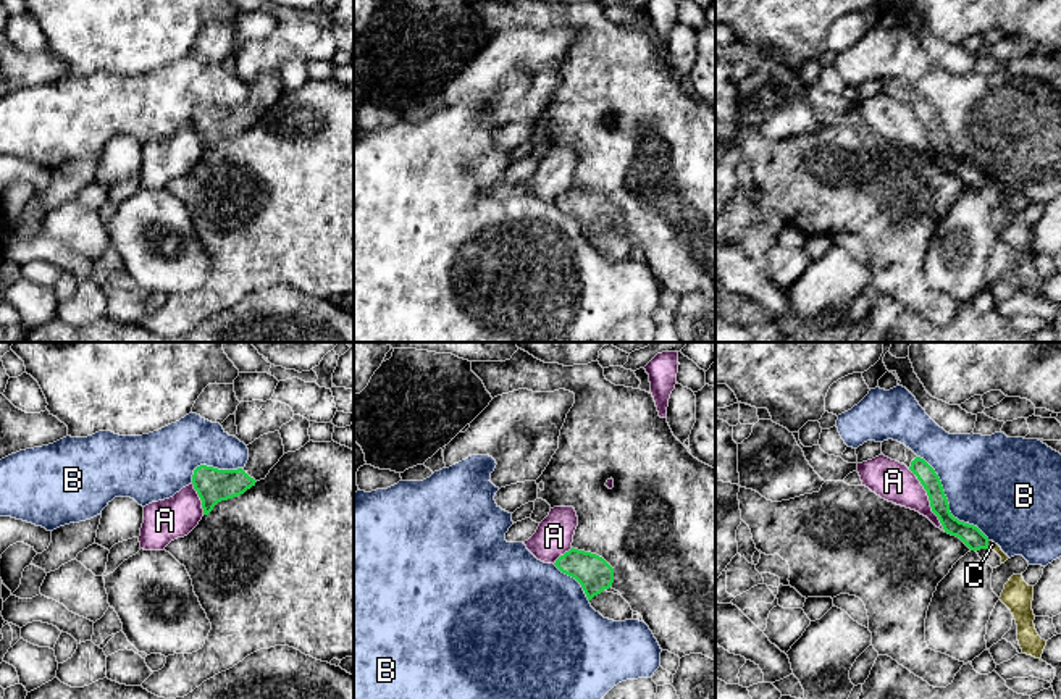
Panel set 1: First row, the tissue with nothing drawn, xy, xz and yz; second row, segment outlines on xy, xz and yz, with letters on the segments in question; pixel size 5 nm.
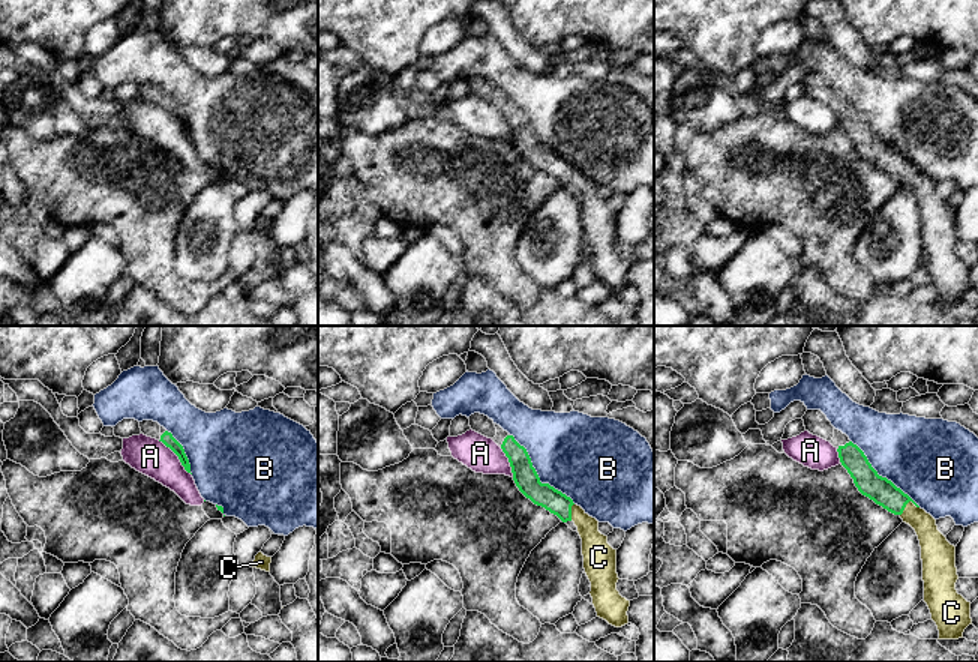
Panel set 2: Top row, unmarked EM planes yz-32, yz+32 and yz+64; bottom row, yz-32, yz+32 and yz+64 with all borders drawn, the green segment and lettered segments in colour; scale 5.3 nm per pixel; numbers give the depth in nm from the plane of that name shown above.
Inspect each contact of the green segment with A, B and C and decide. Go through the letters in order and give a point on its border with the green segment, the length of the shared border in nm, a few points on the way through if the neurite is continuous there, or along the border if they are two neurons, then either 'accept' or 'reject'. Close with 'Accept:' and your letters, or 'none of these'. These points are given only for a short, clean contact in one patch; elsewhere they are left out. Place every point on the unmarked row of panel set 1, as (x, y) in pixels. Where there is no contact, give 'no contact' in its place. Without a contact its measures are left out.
A: contact yz (929, 138); length 360 nm; border yz (908, 107), (926, 129), (930, 149), (945, 168); reject
B: contact yz (947, 141); length 550 nm; reject
C: contact yz (987, 183); length 40 nm; way yz (969, 173), (987, 183), (992, 183); accept
Accept: C

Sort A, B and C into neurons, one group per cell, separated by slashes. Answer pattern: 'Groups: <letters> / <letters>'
Groups: A / B / C

